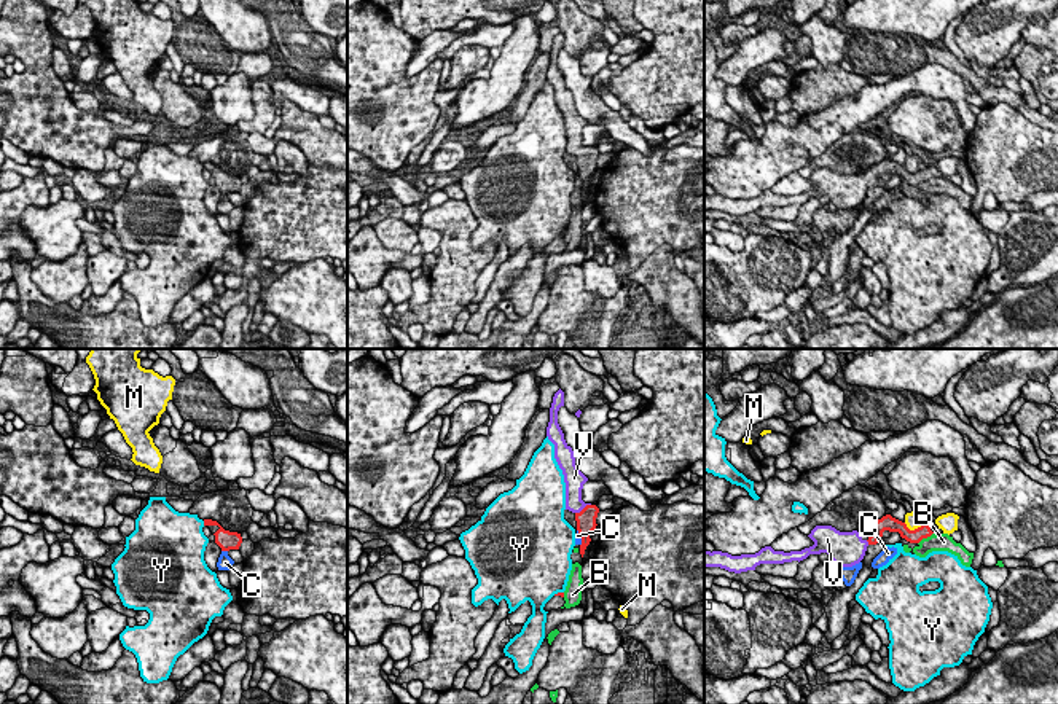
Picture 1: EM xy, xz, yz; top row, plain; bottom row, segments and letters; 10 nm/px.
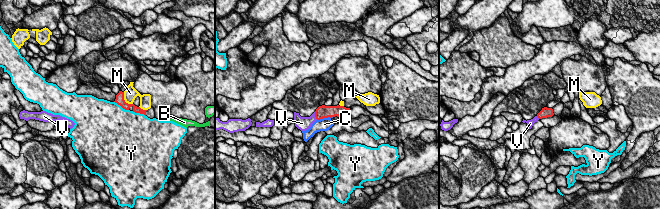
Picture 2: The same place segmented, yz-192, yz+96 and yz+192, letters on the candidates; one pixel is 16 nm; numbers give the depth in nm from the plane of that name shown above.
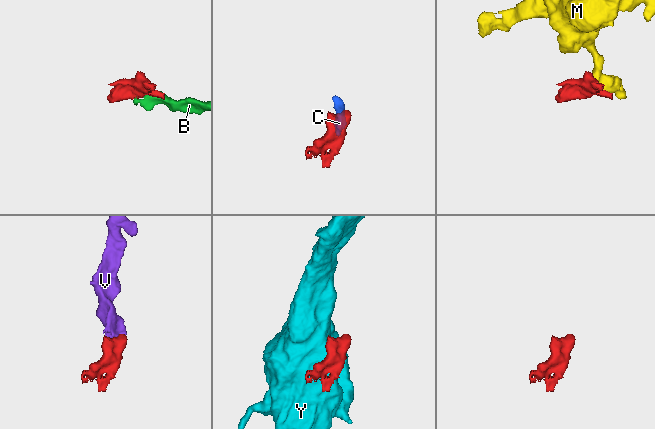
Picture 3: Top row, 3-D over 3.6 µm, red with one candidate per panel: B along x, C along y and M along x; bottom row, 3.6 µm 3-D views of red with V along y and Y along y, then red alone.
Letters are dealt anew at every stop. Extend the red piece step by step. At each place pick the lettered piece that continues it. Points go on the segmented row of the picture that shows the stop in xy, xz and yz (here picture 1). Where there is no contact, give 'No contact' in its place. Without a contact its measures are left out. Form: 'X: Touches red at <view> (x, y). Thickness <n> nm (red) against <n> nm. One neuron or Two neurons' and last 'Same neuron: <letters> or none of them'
B: Touches red at yz (924, 537). Thickness 140 nm (red) against 180 nm. Two neurons
C: Touches red at xy (225, 550). Thickness 200 nm (red) against 160 nm. Two neurons
M: Touches red at yz (915, 529). Thickness 140 nm (red) against 170 nm. Two neurons
V: Touches red at xz (583, 508). Thickness 190 nm (red) against 170 nm. One neuron
Y: Touches red at xy (204, 523). Thickness 180 nm (red) against 420 nm. Two neurons
Same neuron: V

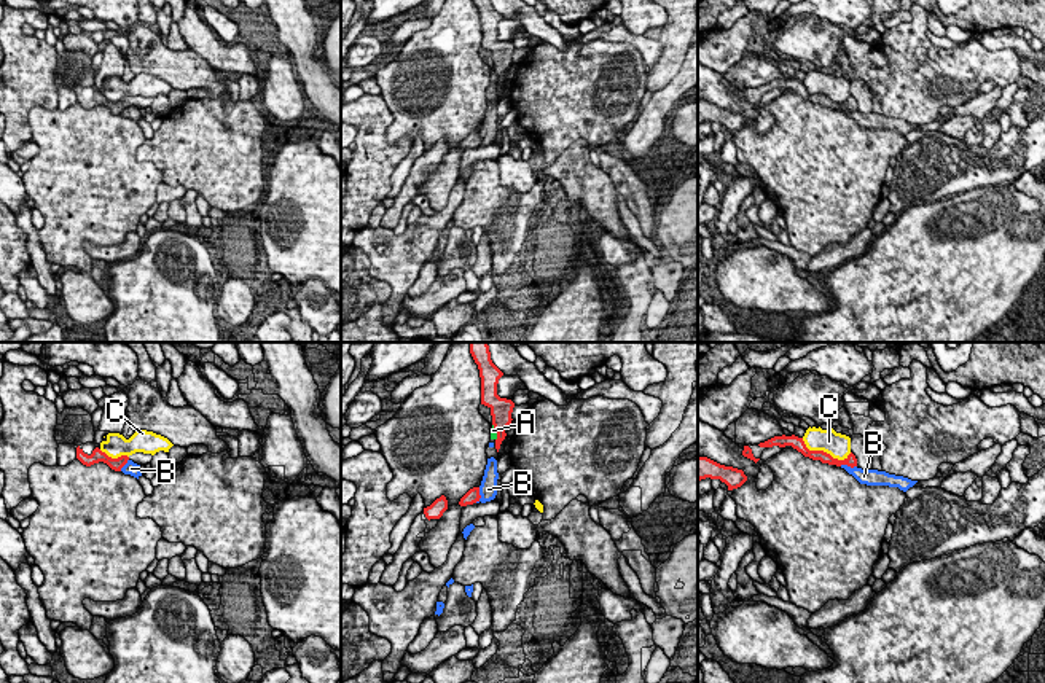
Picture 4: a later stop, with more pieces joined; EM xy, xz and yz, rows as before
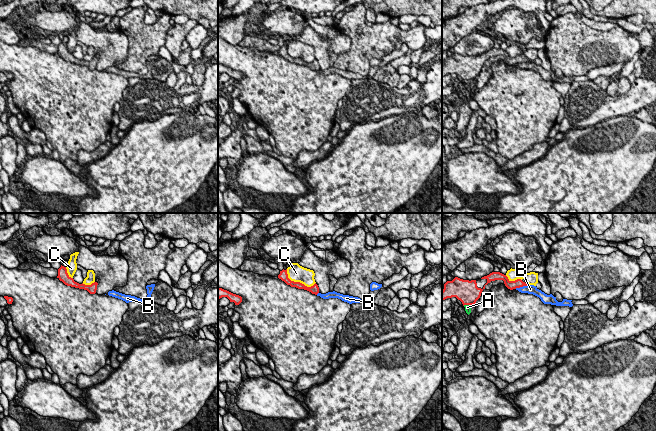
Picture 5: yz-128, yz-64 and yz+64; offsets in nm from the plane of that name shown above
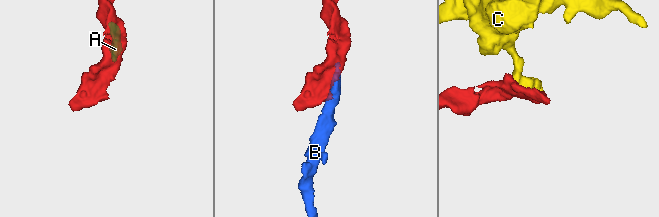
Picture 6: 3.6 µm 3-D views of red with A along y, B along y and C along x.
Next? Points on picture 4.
A: Touches red at xz (497, 432). Thickness 220 nm (red) against 60 nm. Two neurons
B: Touches red at xz (480, 495). Thickness 140 nm (red) against 190 nm. Two neurons
C: Touches red at yz (825, 452). Thickness 120 nm (red) against 240 nm. Two neurons
Same neuron: none of them

